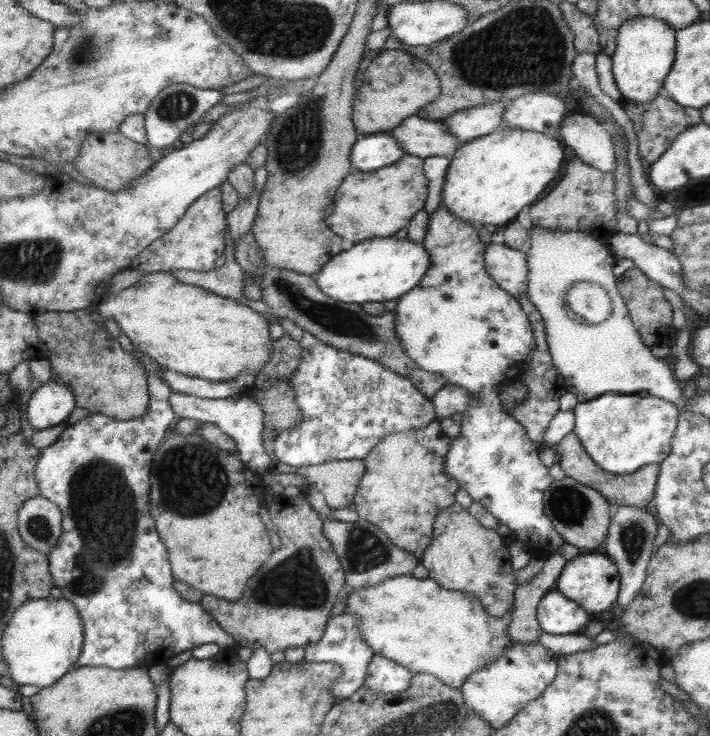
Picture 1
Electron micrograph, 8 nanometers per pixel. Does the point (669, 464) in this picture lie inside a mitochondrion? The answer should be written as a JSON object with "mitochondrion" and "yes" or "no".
{"mitochondrion":"no"}

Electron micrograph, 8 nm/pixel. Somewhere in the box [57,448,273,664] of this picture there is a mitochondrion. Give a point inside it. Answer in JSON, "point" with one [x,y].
{"point":[87,572]}

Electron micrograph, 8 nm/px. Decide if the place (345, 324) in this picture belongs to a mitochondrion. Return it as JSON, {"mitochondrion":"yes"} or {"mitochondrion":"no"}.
{"mitochondrion":"yes"}

